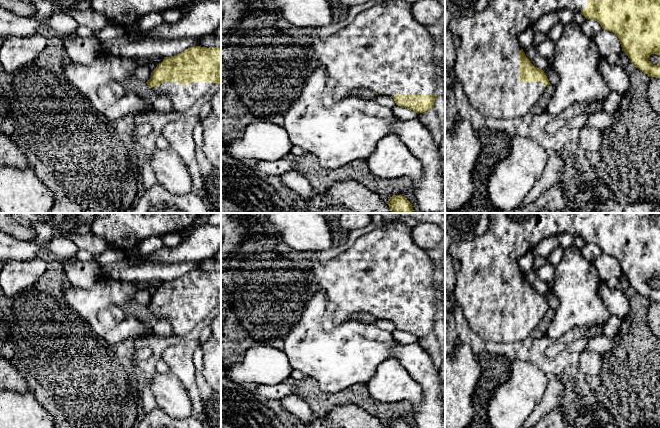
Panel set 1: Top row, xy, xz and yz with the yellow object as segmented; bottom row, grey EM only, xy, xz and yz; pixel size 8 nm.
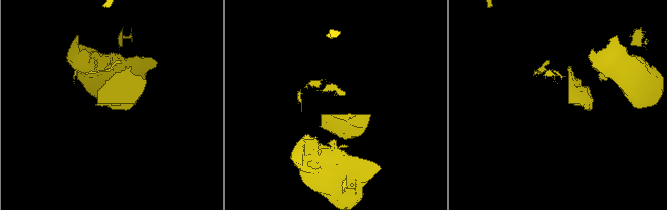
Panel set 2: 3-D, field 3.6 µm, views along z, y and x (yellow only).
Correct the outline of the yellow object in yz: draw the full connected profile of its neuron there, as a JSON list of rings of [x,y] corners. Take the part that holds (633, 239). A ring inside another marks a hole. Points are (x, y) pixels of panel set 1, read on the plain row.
[[[490,213],[489,225],[483,235],[470,241],[453,241],[448,251],[448,254],[460,263],[460,268],[456,272],[456,285],[453,291],[455,302],[456,305],[462,309],[469,327],[473,332],[484,340],[493,341],[495,343],[517,343],[530,337],[531,332],[542,321],[543,317],[550,309],[550,306],[544,295],[535,291],[526,281],[519,268],[518,260],[528,251],[533,250],[533,248],[543,239],[550,236],[558,236],[562,233],[569,233],[574,237],[580,236],[586,243],[597,245],[602,253],[613,256],[619,262],[622,275],[626,277],[632,289],[649,301],[660,302],[660,213]],[[652,278],[657,278],[659,280],[659,287],[657,289],[653,289],[648,284],[648,281]]]

